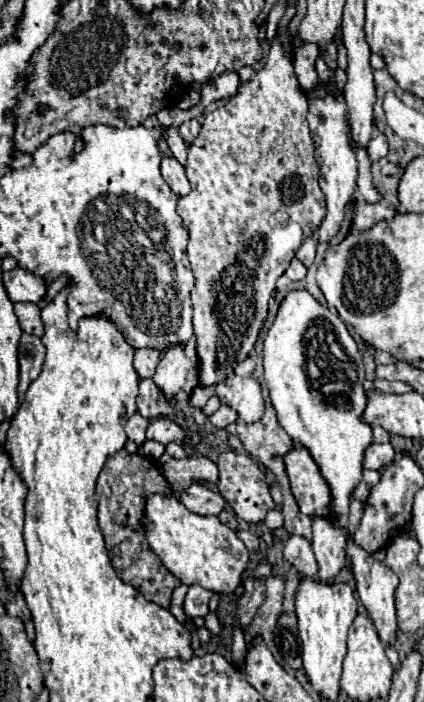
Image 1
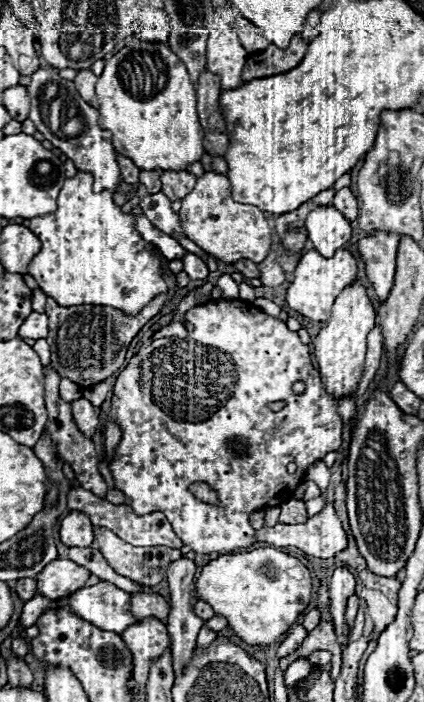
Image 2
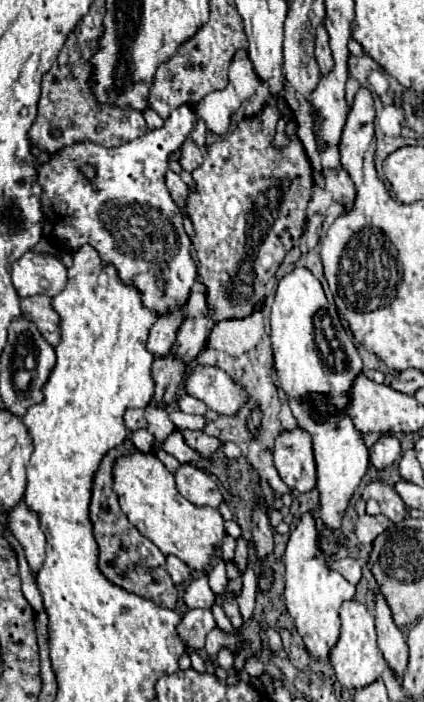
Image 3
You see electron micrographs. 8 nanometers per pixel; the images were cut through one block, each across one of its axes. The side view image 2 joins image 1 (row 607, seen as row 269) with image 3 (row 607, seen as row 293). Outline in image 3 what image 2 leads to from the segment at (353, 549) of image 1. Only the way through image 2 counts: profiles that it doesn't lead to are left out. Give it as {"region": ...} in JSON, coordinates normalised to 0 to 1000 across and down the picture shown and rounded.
{"region":[[[896,840],[887,843],[887,900],[892,900],[892,923],[906,932],[920,952],[934,963],[948,963],[962,940],[962,920],[958,909],[943,895],[925,883],[925,869],[910,860]]]}

